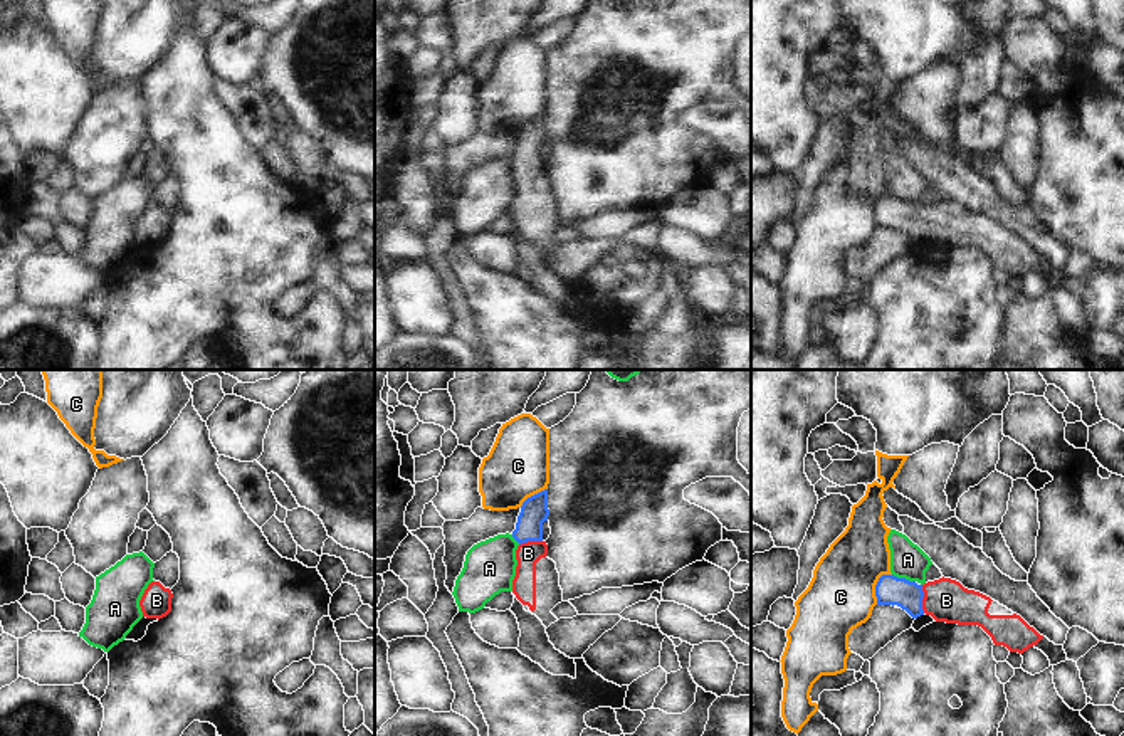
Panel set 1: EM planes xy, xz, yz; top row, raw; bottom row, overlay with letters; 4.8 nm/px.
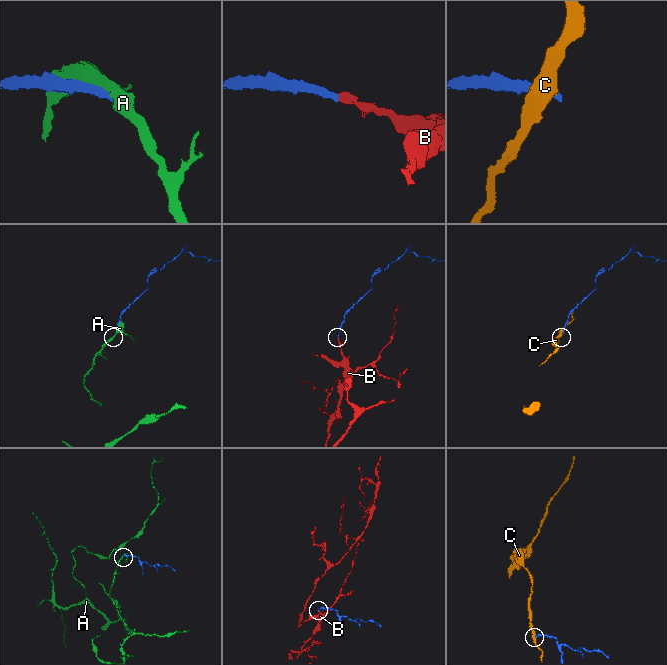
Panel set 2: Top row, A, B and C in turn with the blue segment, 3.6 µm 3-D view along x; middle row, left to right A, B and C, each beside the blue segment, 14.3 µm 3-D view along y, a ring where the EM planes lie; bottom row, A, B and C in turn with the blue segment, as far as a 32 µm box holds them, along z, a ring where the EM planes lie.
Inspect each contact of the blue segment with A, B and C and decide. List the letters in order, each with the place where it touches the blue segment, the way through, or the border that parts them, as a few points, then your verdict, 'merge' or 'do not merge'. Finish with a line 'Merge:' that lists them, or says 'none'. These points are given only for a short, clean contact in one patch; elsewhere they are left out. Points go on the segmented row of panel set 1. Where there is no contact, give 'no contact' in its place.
A: contact yz (904, 578); do not merge
B: contact yz (923, 597); way yz (889, 590), (923, 597), (946, 600); merge
C: contact yz (876, 585); border yz (891, 573), (884, 573), (879, 578), (876, 604); do not merge
Merge: B

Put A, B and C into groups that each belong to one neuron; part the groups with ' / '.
A / B / C

